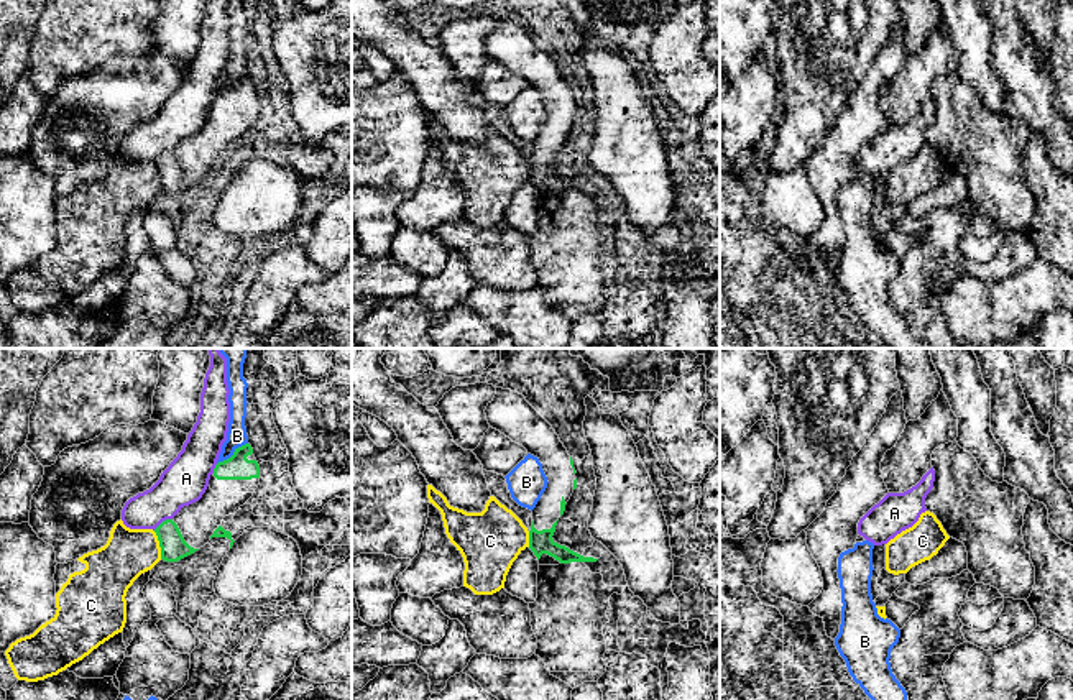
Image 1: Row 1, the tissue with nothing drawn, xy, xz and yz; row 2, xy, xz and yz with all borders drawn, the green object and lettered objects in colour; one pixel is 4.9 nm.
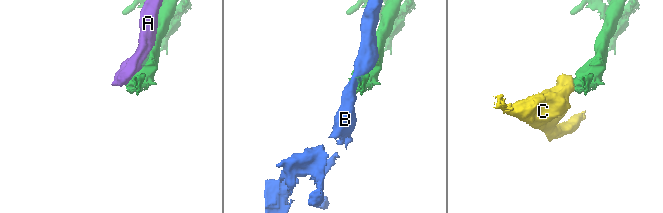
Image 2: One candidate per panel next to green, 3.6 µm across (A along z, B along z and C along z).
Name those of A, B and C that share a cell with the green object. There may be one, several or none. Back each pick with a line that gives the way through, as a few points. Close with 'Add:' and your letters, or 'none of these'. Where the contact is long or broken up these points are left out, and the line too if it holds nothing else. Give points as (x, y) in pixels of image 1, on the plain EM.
Add: none of these

